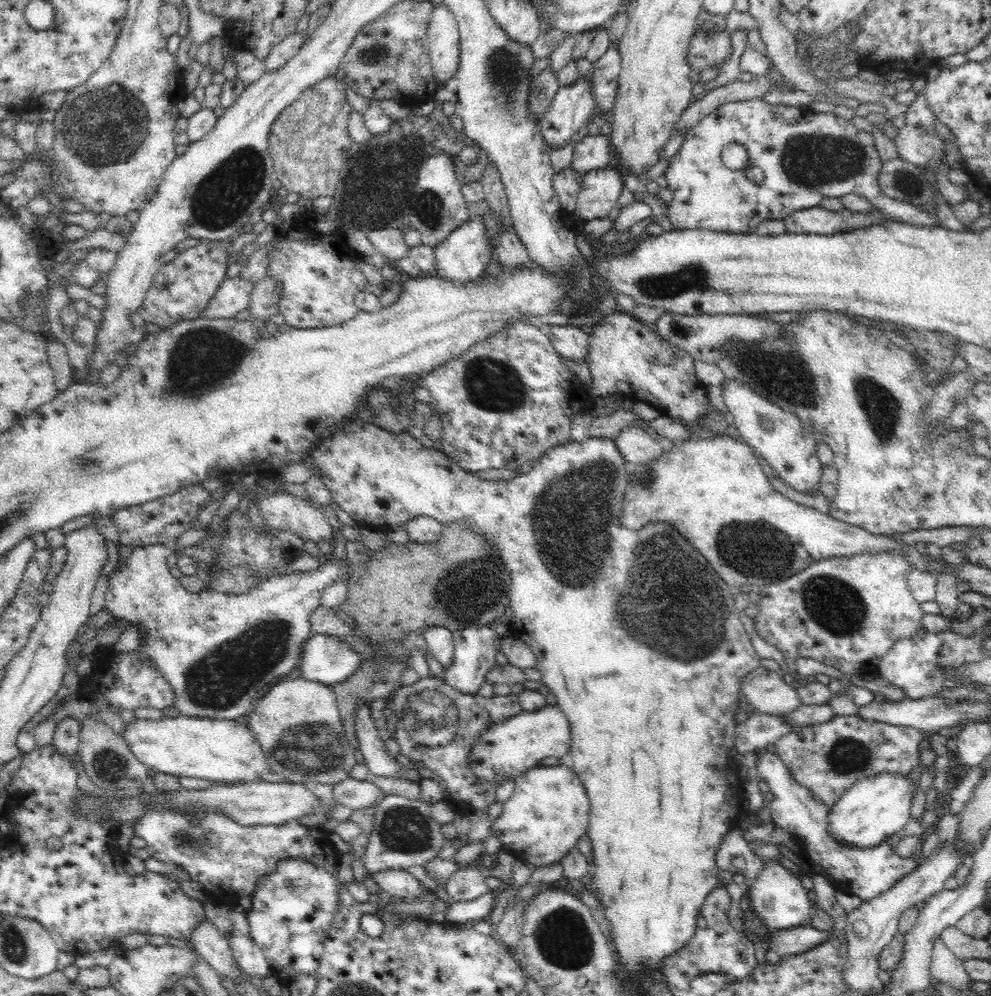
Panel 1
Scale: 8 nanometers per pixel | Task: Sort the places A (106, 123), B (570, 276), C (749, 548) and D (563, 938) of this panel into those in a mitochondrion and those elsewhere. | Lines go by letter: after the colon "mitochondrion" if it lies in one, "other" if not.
A: mitochondrion
B: other
C: mitochondrion
D: mitochondrion

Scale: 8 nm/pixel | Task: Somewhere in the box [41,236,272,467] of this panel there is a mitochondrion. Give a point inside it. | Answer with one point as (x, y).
(198, 358)

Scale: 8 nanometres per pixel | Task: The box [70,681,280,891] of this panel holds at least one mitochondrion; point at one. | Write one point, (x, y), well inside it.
(191, 838)

